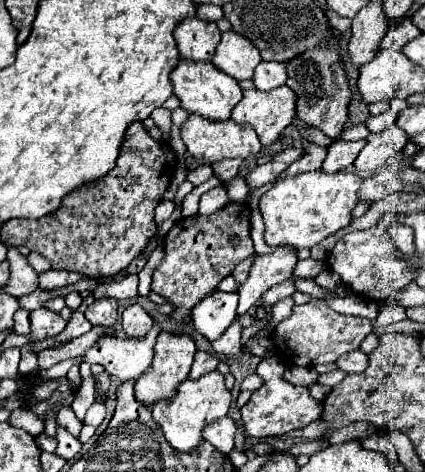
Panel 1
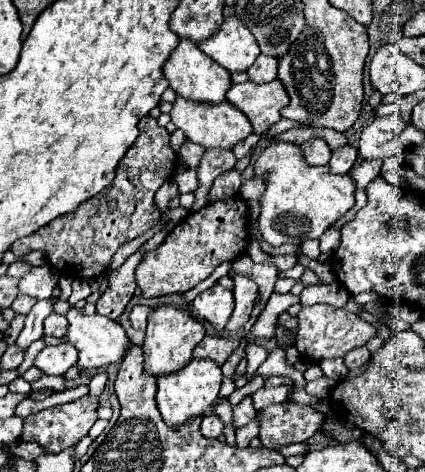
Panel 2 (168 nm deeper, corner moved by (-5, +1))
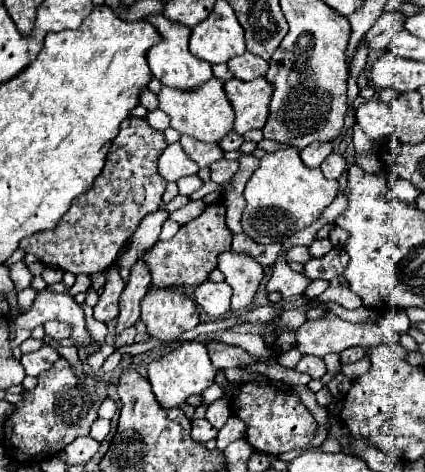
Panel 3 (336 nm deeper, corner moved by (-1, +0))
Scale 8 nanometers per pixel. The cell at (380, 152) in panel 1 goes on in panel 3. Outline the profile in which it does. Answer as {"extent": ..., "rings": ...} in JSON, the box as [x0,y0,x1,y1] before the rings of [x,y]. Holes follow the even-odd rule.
{"extent":[356,100,392,140],"rings":[[[380,100],[364,102],[356,112],[356,120],[358,120],[360,128],[364,130],[364,134],[372,140],[380,140],[380,138],[392,134],[390,108],[386,104],[382,104]]]}

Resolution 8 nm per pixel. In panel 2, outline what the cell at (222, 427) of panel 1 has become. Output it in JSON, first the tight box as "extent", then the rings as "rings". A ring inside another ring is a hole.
{"extent":[200,415,224,439],"rings":[[[208,415],[208,417],[202,419],[200,433],[202,433],[204,437],[212,437],[212,439],[216,439],[218,435],[222,435],[222,427],[224,427],[224,423],[222,423],[216,415]]]}

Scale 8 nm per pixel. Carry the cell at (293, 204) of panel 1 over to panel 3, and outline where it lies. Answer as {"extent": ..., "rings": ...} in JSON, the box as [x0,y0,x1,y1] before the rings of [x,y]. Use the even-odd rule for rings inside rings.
{"extent":[242,146,338,242],"rings":[[[288,146],[264,154],[244,188],[246,210],[242,214],[244,234],[256,242],[286,242],[298,230],[316,222],[338,194],[338,180],[324,178],[320,168],[308,168],[300,160],[298,148]]]}

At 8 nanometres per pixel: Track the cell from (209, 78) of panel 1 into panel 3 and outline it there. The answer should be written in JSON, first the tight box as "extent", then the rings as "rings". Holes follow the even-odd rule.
{"extent":[148,14,212,90],"rings":[[[162,14],[158,16],[148,16],[148,22],[152,22],[156,26],[156,30],[162,36],[162,42],[156,44],[150,52],[148,52],[148,64],[150,70],[154,74],[154,78],[158,78],[164,86],[176,88],[176,90],[196,90],[200,86],[204,86],[210,78],[212,78],[212,64],[196,58],[190,50],[188,50],[188,40],[190,40],[190,28],[168,22]]]}

